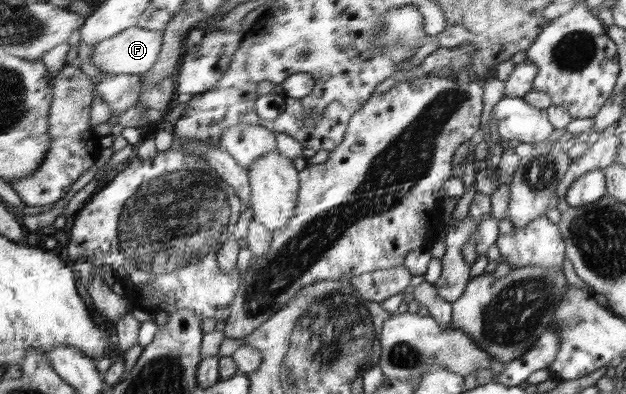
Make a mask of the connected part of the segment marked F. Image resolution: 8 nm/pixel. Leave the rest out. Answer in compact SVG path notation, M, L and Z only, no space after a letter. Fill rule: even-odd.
M132 27L94 46L90 59L112 75L142 75L158 61L163 33Z

